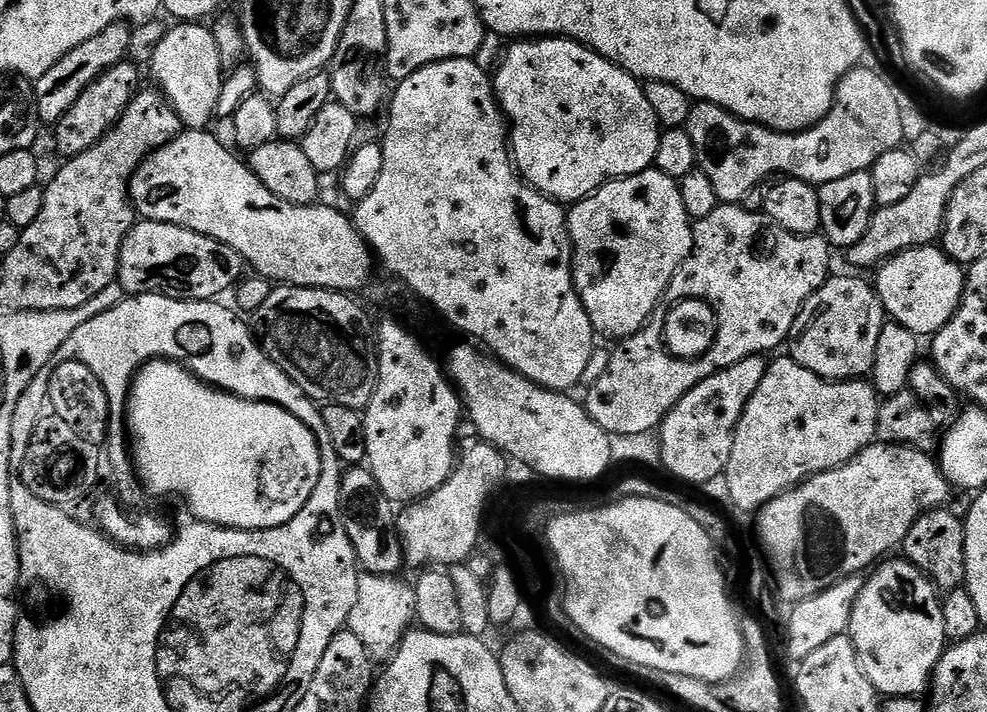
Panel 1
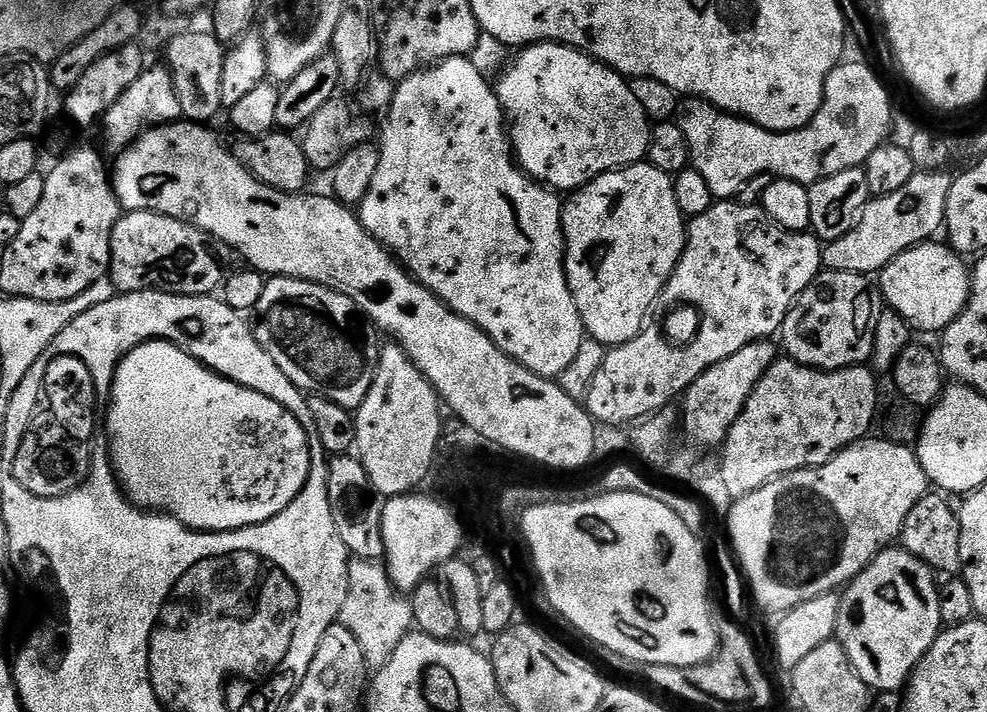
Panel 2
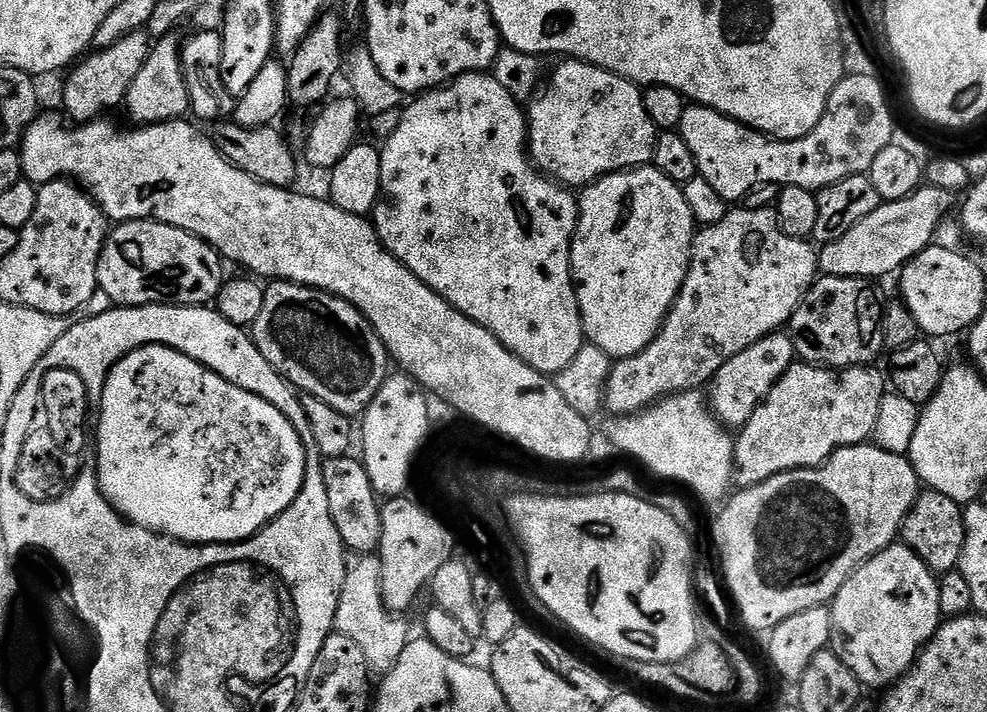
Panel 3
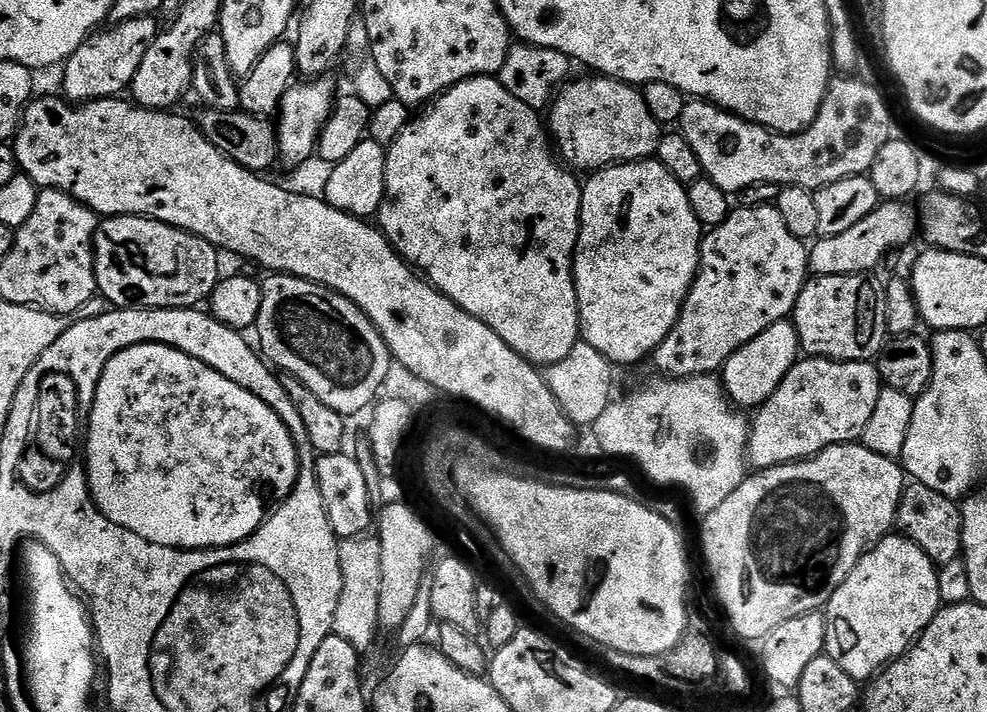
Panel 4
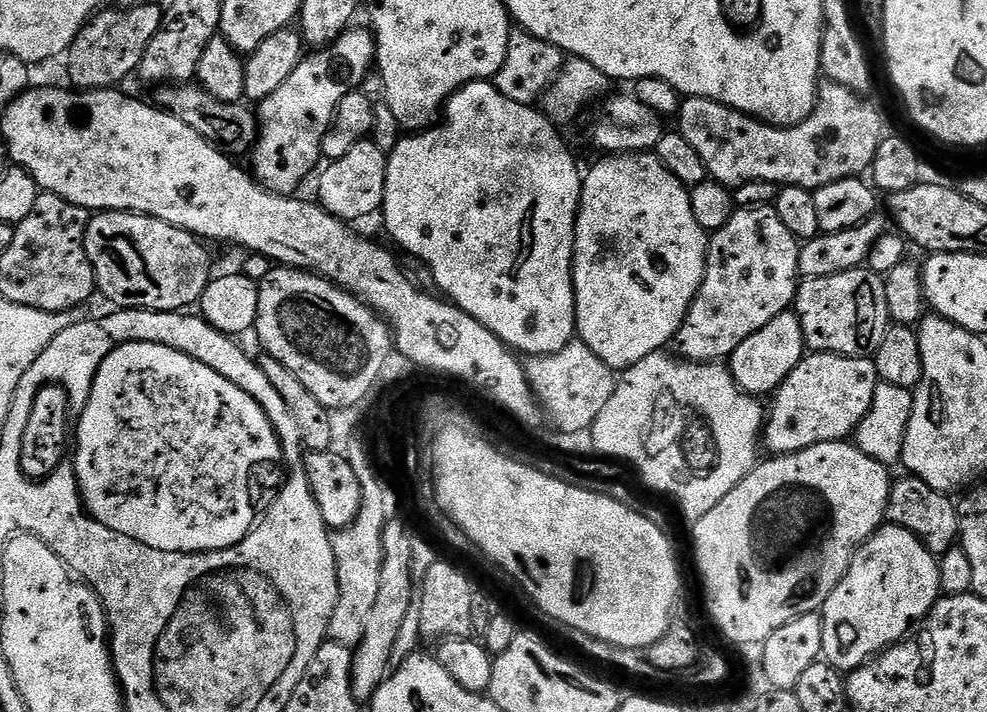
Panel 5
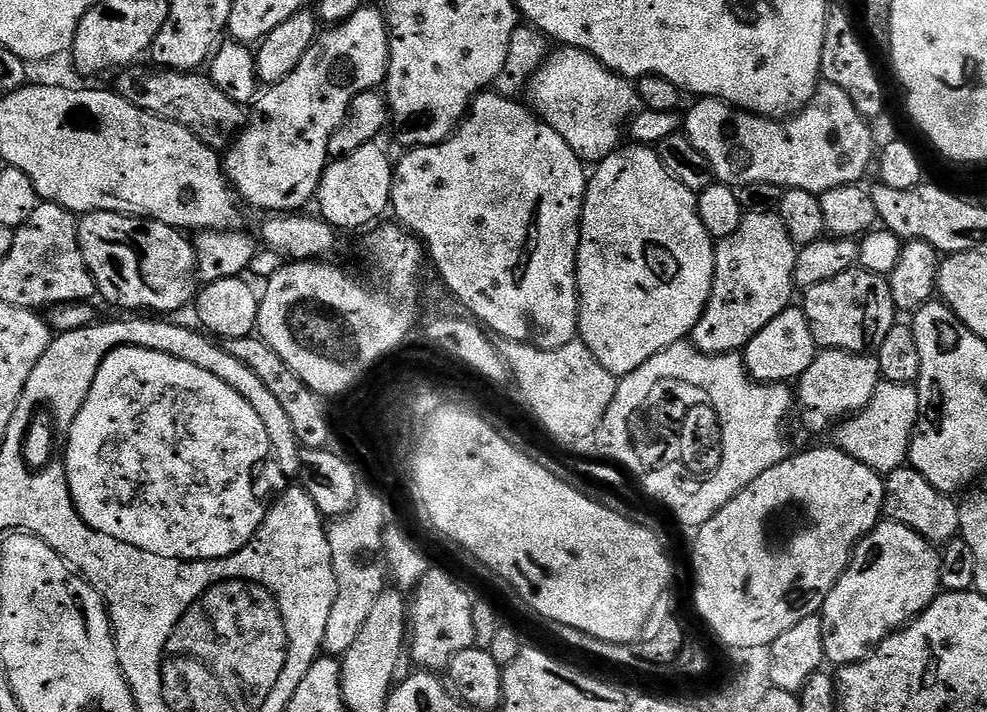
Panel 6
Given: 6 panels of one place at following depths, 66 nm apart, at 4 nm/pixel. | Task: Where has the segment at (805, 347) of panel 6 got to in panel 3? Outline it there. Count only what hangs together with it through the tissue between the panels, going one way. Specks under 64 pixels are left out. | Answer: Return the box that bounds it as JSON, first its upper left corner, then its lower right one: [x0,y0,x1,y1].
[710,330,797,430]

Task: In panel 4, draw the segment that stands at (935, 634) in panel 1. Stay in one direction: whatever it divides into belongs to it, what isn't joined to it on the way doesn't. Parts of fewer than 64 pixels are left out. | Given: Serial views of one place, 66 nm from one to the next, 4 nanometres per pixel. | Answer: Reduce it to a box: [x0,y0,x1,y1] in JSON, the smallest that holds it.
[823,534,942,682]

